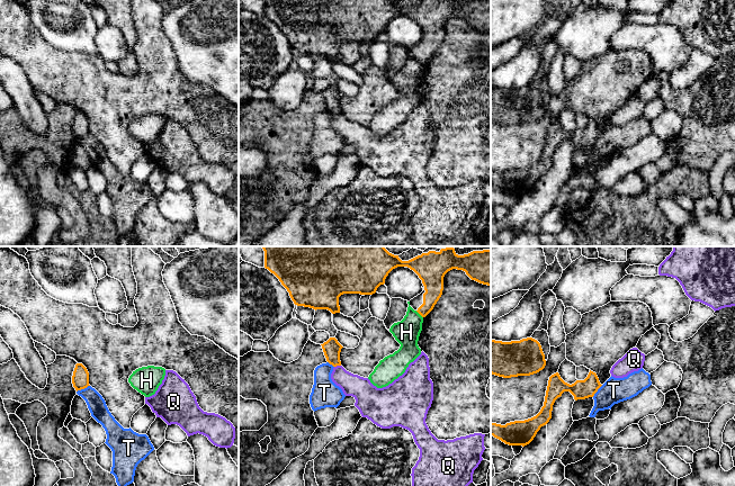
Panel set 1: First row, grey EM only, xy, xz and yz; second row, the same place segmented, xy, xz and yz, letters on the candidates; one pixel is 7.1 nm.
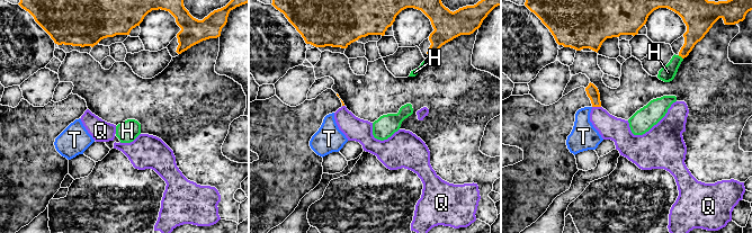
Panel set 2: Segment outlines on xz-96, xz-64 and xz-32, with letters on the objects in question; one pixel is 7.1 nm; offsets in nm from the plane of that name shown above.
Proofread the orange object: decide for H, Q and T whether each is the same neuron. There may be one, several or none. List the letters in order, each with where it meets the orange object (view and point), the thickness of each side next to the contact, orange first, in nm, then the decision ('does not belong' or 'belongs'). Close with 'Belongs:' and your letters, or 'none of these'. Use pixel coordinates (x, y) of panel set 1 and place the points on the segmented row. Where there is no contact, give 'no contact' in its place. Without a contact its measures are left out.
H: xz (419, 313) | 140/190 nm | does not belong
Q: xz (337, 365) | 120/160 nm | does not belong
T: xy (82, 388) | 130/130 nm | does not belong
Belongs: none of these

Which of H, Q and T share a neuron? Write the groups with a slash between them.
H / Q / T

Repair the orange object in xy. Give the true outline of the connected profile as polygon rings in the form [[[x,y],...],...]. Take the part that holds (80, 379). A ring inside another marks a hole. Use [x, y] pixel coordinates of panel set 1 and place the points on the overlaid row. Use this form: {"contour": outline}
{"contour": [[[82,363],[75,364],[73,376],[72,376],[72,384],[77,392],[90,386],[89,385],[89,372]]]}

